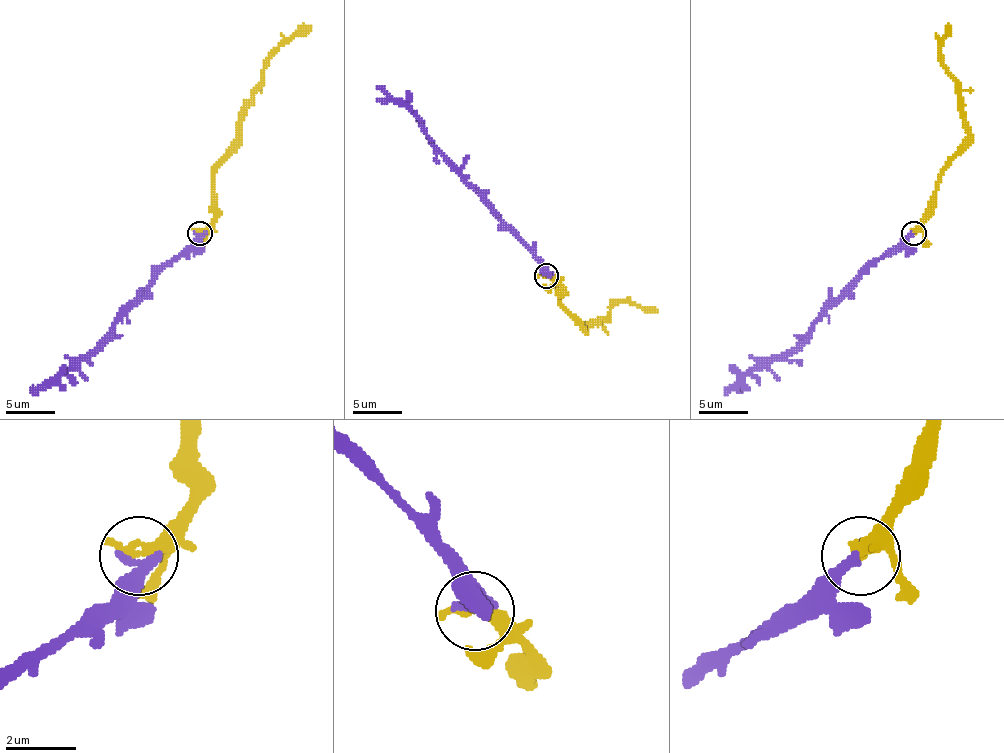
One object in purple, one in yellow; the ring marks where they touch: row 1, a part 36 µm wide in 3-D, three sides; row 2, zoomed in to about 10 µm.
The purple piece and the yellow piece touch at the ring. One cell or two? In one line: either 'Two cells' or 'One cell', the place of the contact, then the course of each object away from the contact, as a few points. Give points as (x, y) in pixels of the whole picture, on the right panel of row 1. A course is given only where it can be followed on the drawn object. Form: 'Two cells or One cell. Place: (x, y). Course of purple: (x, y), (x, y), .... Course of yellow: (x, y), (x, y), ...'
One cell. Place: (914, 233). Course of purple: (913, 234), (888, 249), (794, 348), (762, 360), (725, 392). Course of yellow: (913, 234), (926, 216), (943, 167), (968, 134), (960, 87), (940, 53), (950, 25)

